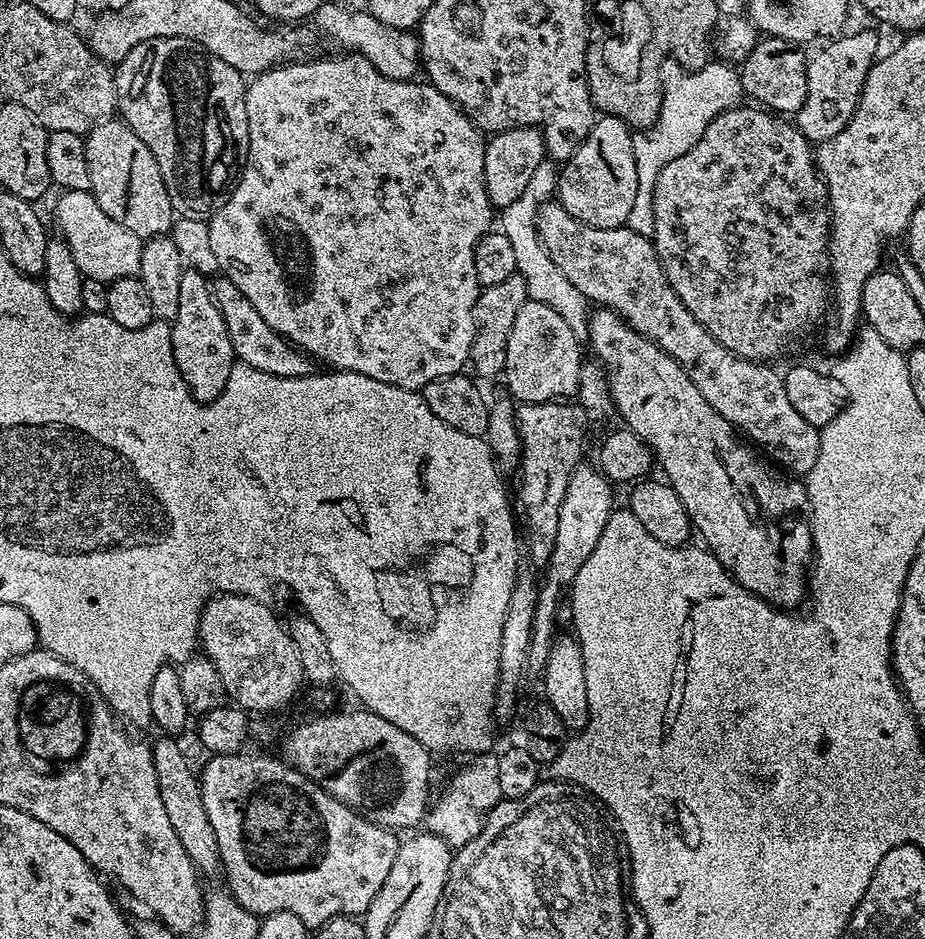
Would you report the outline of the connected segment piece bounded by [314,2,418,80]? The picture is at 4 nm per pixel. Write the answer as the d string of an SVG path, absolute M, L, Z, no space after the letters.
M321 3L314 17L316 28L332 44L337 44L337 49L348 54L365 56L372 65L386 78L391 80L412 80L418 72L418 56L408 44L399 40L397 29L382 26L378 18L374 18L366 10L355 12L352 8L343 8L340 4Z

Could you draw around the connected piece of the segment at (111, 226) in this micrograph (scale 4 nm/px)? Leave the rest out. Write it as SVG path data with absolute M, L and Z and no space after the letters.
M64 190L59 195L60 197L56 200L56 224L60 227L59 235L66 242L66 246L70 248L74 262L78 262L80 275L105 282L117 280L119 277L137 275L140 271L141 237L126 230L126 226L122 226L122 222L114 222L114 218L110 218L110 214L106 214L106 210L102 210L102 206L98 206L98 202L92 197L91 192Z

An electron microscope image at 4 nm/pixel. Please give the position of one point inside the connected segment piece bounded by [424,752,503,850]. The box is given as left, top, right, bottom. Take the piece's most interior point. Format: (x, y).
(457, 816)

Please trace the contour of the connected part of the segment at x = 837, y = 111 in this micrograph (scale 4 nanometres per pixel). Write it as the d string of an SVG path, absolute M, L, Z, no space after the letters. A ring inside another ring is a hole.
M850 32L839 38L829 39L825 43L828 45L817 54L816 60L814 56L814 62L808 66L806 102L794 113L794 123L800 133L816 146L826 142L828 137L838 134L848 125L860 101L866 74L878 56L874 33ZM819 67L824 68L824 76L816 76L820 72Z

